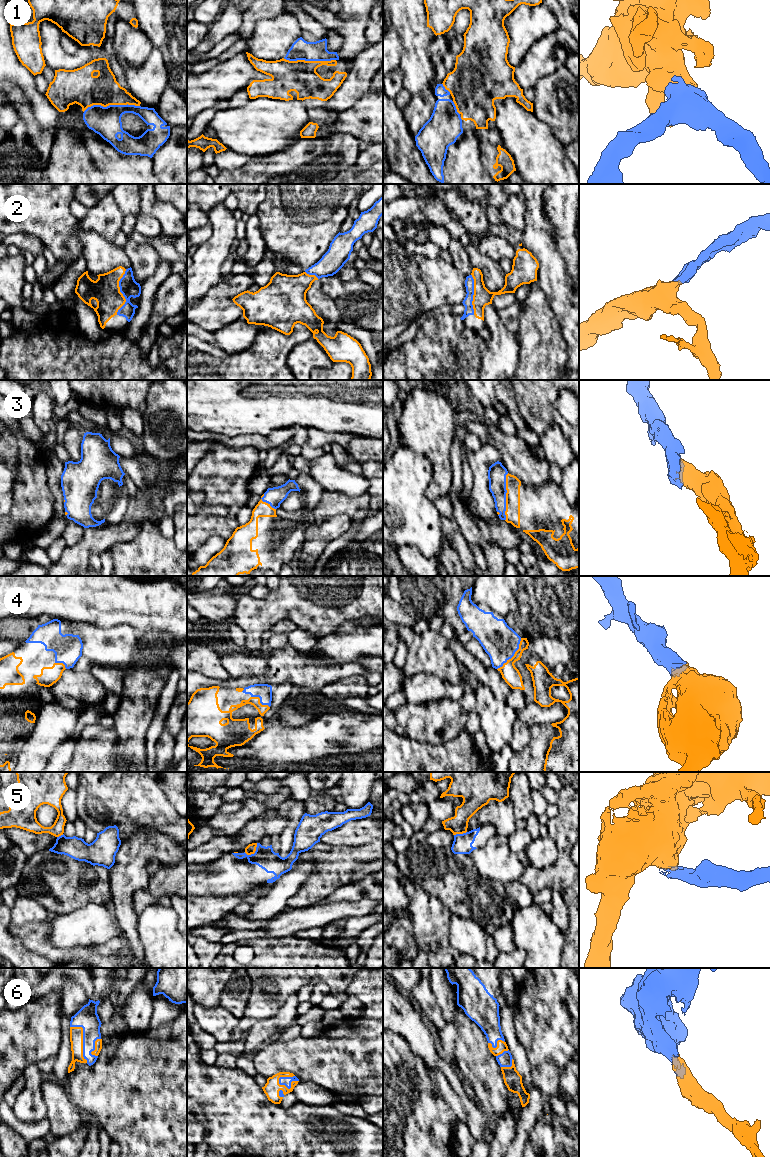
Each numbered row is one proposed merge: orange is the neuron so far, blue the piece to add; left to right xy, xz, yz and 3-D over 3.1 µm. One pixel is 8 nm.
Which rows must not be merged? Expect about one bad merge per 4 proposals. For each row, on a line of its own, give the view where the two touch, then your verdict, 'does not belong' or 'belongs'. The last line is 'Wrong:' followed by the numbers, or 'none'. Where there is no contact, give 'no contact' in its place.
1: contact in xy; belongs
2: contact in xy; belongs
3: contact in yz; belongs
4: contact in yz; belongs
5: contact in xz; does not belong
6: contact in xy; belongs
Wrong: 5

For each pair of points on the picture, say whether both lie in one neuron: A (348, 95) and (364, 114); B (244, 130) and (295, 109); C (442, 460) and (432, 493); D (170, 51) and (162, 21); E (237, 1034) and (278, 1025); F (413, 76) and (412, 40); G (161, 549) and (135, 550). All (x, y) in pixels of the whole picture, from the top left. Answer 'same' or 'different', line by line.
A: different
B: same
C: same
D: same
E: different
F: same
G: same

